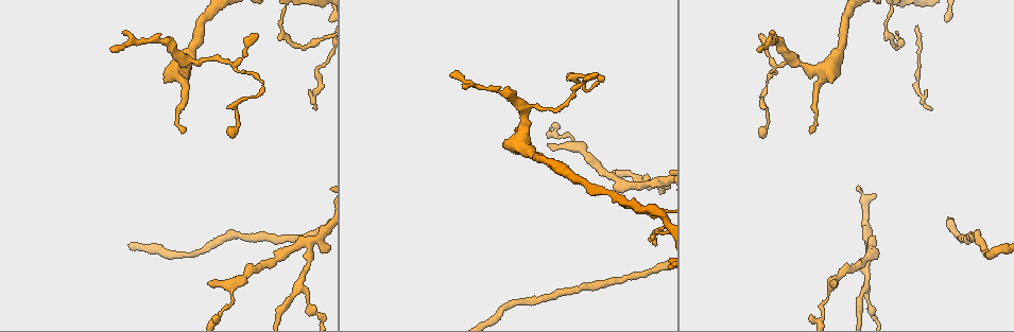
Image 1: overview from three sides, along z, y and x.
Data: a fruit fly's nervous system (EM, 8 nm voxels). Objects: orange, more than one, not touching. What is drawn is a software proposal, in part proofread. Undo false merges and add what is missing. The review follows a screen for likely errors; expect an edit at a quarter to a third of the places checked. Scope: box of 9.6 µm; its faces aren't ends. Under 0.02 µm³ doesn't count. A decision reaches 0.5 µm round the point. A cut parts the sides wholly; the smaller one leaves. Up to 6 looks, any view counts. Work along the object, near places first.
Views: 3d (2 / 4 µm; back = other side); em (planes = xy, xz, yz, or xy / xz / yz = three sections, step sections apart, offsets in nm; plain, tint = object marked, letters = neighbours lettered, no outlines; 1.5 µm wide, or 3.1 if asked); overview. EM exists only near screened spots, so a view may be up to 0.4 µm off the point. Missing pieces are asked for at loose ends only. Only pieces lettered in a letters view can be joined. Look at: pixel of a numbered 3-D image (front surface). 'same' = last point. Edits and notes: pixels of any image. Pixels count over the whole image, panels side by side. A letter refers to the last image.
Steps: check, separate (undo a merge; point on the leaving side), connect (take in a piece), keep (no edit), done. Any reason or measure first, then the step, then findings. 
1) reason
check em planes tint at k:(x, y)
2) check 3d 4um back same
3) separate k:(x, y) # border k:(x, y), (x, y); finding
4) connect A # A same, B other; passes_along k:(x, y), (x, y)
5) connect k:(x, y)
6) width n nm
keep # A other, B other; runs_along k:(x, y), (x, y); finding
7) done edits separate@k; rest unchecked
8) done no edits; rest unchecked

thin end
check 3d 4um at 1:(232, 137)

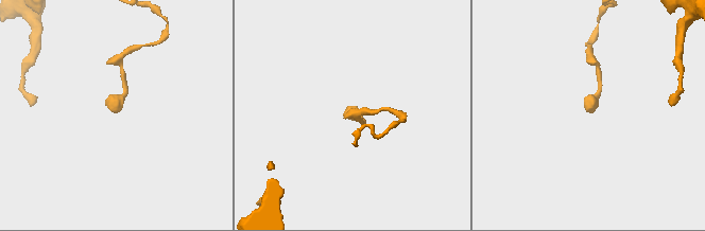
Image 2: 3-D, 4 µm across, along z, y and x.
need the tissue
check em planes letters at 2:(593, 111)

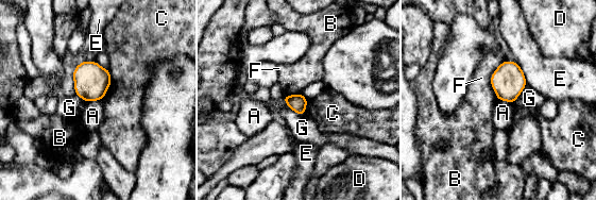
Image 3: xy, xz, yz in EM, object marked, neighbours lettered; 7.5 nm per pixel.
width 130 nm
keep # A other, B other, C other, D other, E other, F other, G other; border 3:(283, 97), (293, 111), (304, 116); no lettered piece goes on from it

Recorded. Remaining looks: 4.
free end
check 3d 4um at 1:(769, 34)

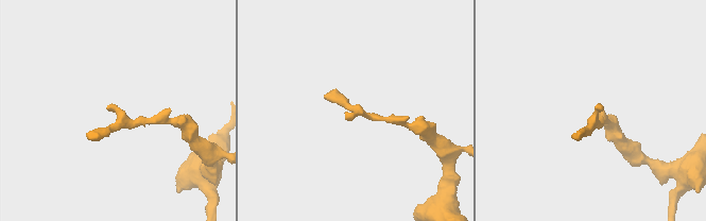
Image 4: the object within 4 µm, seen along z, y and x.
shape alone is not enough
check em planes letters at 4:(595, 107)

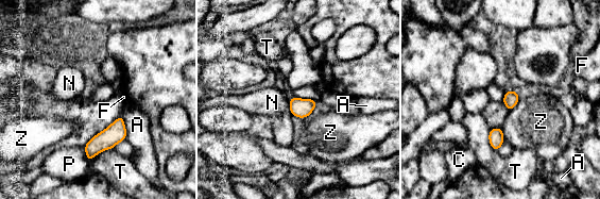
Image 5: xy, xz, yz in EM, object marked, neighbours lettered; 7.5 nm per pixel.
longest_contact A 190 nm
keep # A other, C other, F other, N other, P other, T other, Z other; border 5:(288, 99), (292, 115); no lettered piece goes on from it

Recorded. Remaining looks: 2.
three-way junction
check em planes tint at 1:(301, 287)

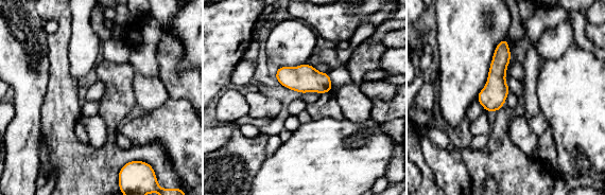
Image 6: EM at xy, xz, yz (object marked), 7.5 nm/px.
check em planes letters same

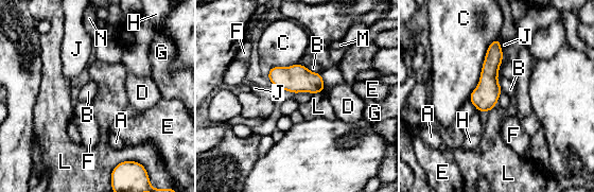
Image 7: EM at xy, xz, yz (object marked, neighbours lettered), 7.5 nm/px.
keep # A other, B other, C other, D other, E other, F other, G other, H other, J other, L other, M other, N other; runs_along 7:(496, 42), (488, 91), (479, 108); one cell here

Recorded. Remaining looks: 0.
done no edits; rest unchecked

